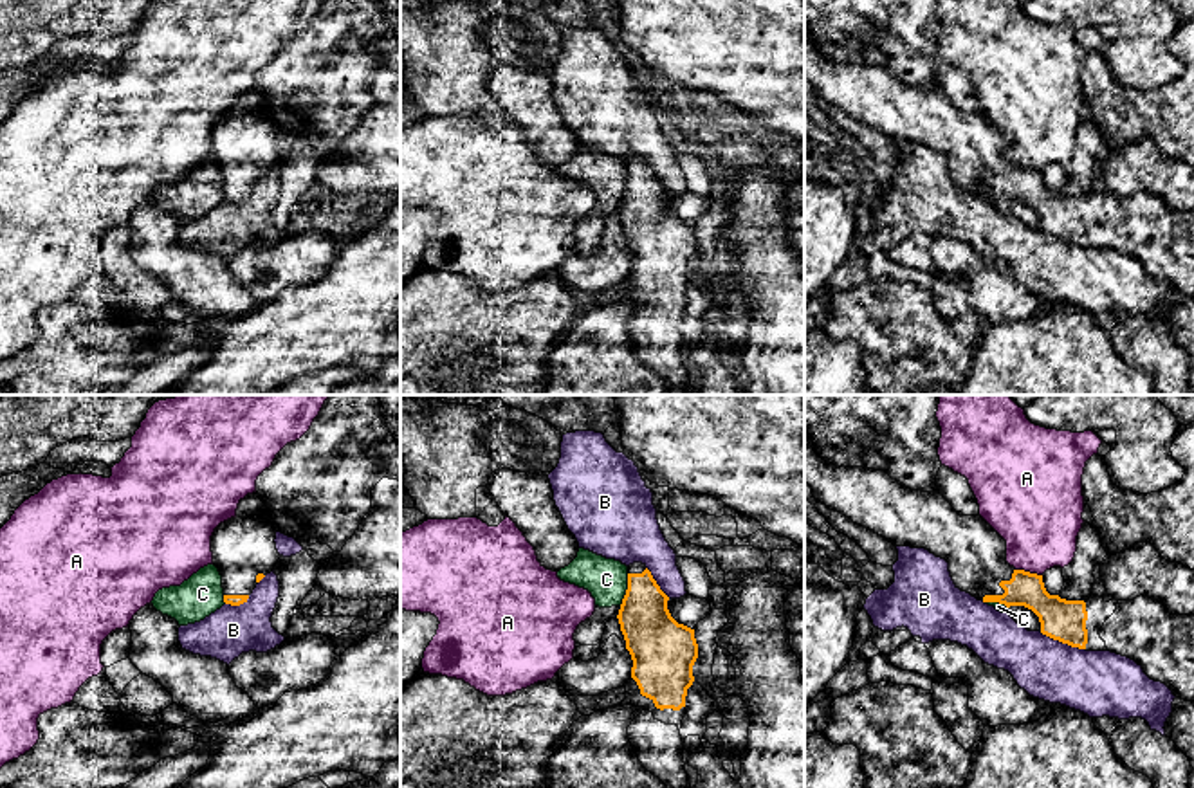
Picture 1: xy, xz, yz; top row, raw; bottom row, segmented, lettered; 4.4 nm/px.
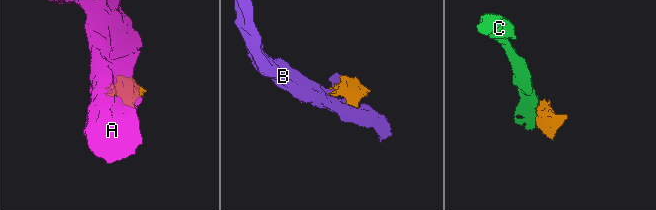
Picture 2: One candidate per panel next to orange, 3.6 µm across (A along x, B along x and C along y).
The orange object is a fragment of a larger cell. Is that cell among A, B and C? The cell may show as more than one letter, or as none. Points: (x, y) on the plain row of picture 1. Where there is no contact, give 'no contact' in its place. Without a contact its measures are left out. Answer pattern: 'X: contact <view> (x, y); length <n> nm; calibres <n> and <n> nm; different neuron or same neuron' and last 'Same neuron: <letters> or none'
A: contact yz (1028, 168); length 120 nm; calibres 180 and 360 nm; different neuron
B: contact yz (1063, 238); length 220 nm; calibres 190 and 280 nm; different neuron
C: contact xz (626, 186); length 150 nm; calibres 260 and 190 nm; different neuron
Same neuron: none

